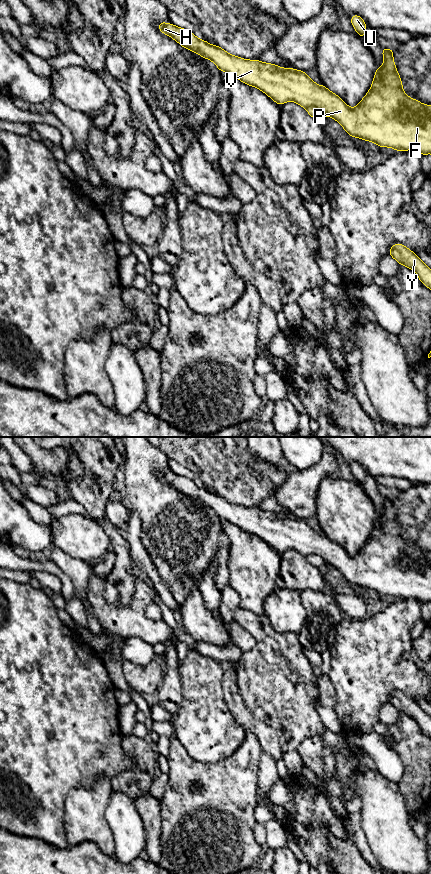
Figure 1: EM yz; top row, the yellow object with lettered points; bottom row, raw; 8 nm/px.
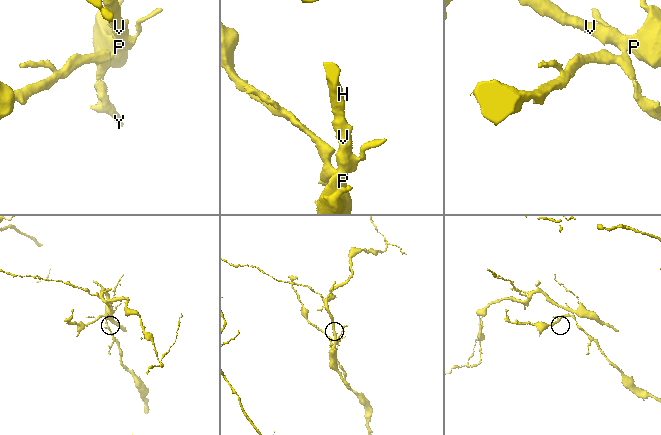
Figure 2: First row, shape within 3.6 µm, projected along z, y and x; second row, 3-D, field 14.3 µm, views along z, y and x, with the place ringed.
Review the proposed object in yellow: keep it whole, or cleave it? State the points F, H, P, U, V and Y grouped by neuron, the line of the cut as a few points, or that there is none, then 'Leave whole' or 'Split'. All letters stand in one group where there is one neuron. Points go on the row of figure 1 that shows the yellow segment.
Groups: F H P U V / Y. Split along yz (306, 108), (317, 106), (326, 115). Split

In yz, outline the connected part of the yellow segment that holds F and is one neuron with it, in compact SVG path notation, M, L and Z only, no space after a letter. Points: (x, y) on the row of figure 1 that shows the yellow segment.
M160 22L159 31L173 38L184 48L211 60L220 71L227 72L241 82L263 91L280 106L288 101L294 101L305 109L315 106L326 116L340 123L351 137L373 142L379 147L391 147L396 151L415 150L421 155L431 154L431 105L424 105L405 94L393 60L393 49L382 48L383 66L377 67L371 88L365 97L356 107L350 108L324 85L317 85L305 71L286 69L256 59L239 58L217 45L210 45L207 41L198 39L189 30L174 24Z

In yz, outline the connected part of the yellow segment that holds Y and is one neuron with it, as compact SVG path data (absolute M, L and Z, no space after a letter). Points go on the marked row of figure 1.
M394 244L389 250L399 264L402 264L417 273L419 280L431 289L431 269L410 249L402 244Z

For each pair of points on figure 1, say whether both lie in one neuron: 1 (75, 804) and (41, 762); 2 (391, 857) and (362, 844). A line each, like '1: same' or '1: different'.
1: different
2: different

